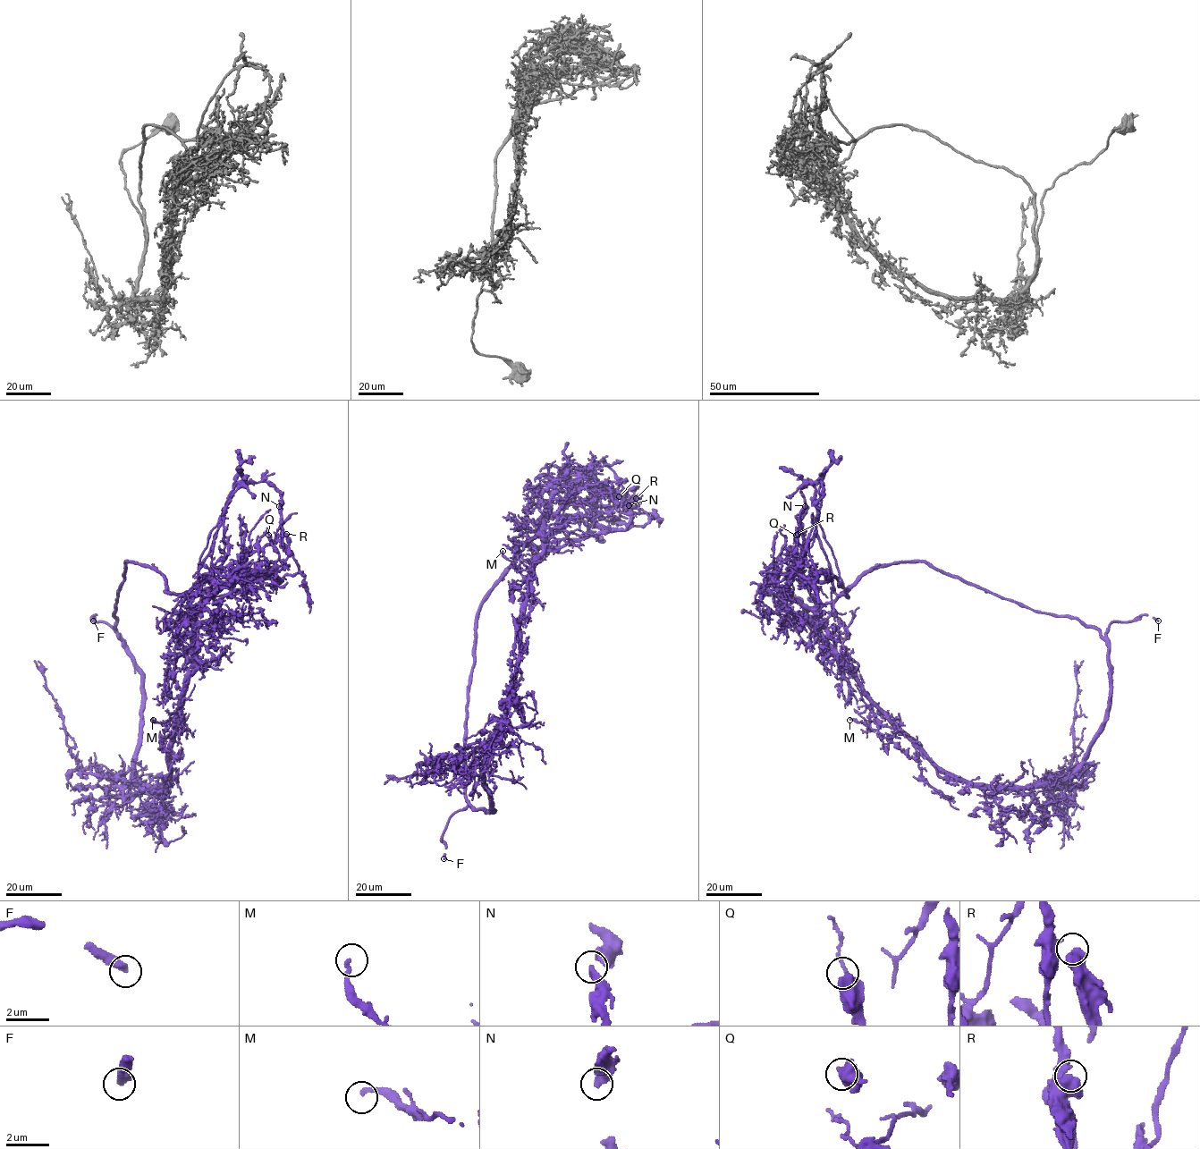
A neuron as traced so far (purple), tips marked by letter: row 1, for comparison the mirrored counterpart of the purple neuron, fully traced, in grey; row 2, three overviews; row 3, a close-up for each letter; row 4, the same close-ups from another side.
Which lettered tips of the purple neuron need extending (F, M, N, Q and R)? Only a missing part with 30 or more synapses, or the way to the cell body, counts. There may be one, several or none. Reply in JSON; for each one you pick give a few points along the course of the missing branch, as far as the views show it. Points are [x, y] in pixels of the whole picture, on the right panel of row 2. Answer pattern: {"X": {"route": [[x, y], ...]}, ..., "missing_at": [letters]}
{"missing_at": ["F"]}

